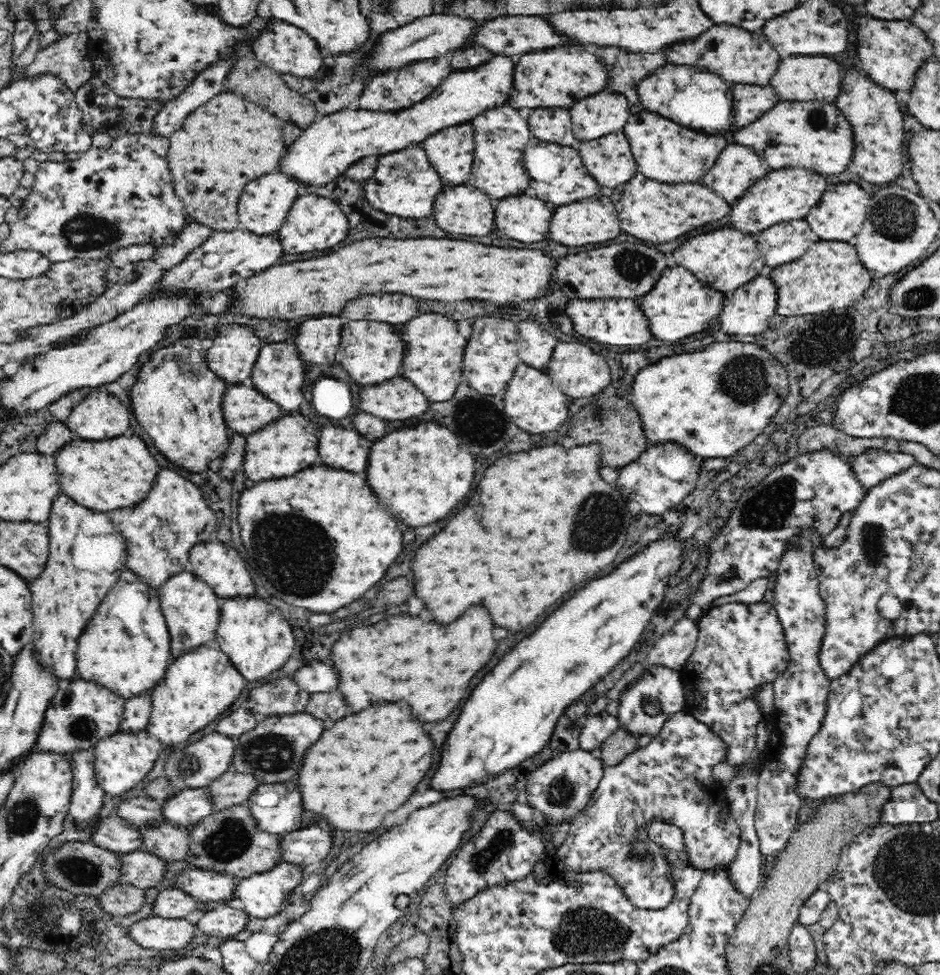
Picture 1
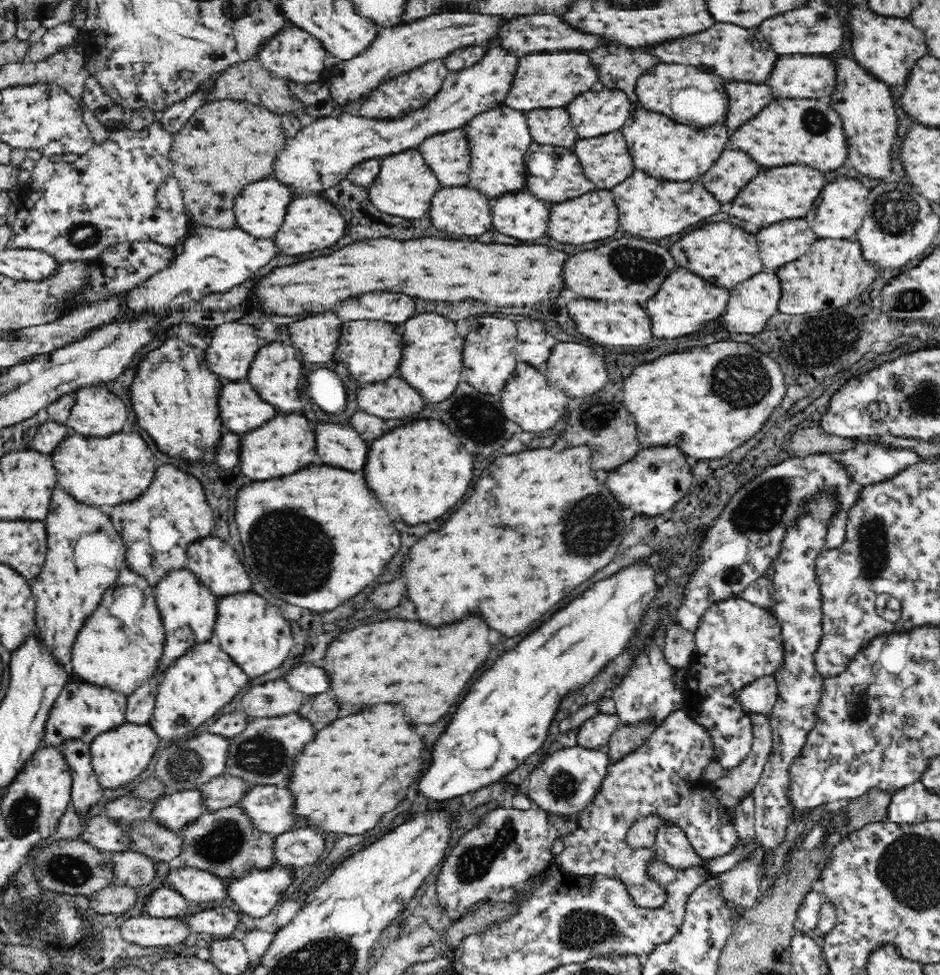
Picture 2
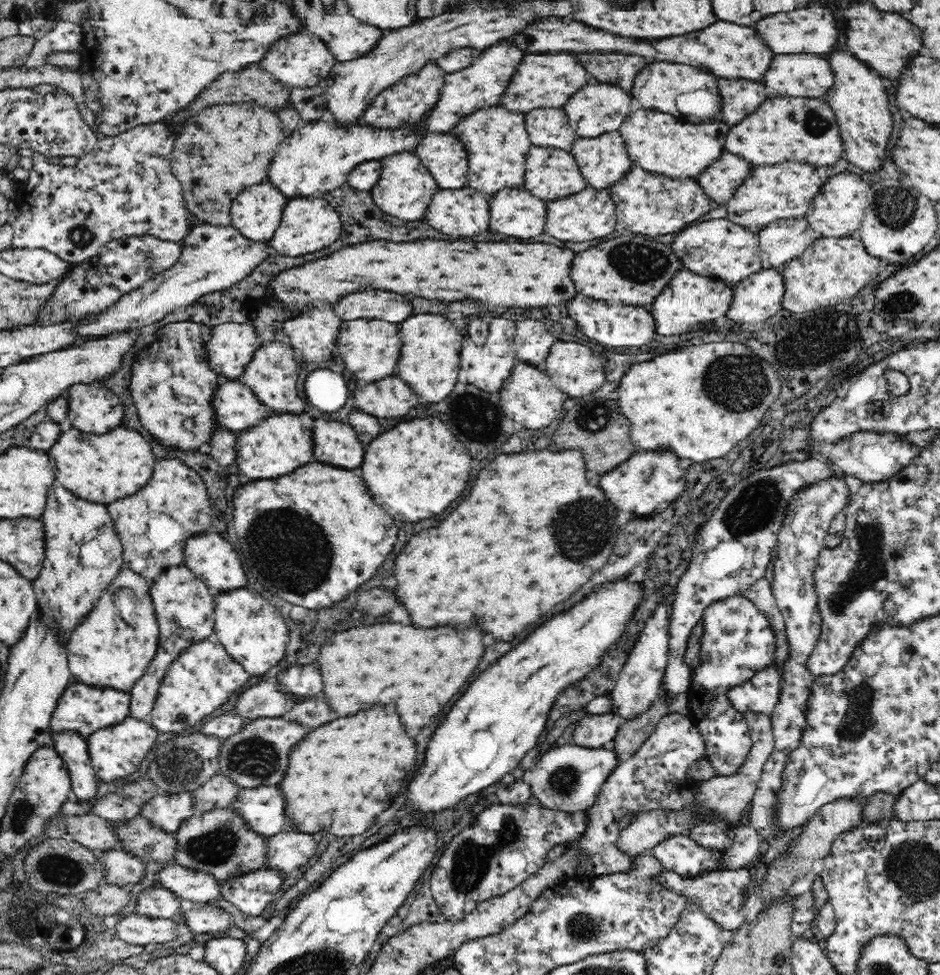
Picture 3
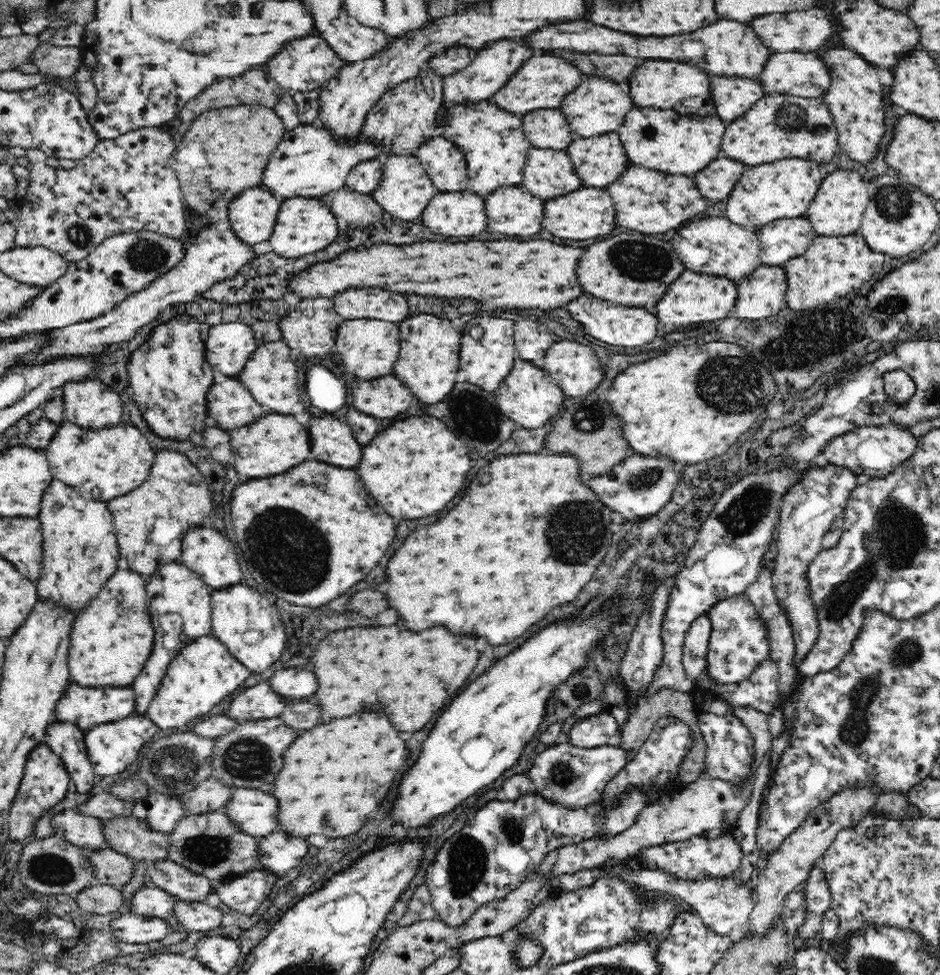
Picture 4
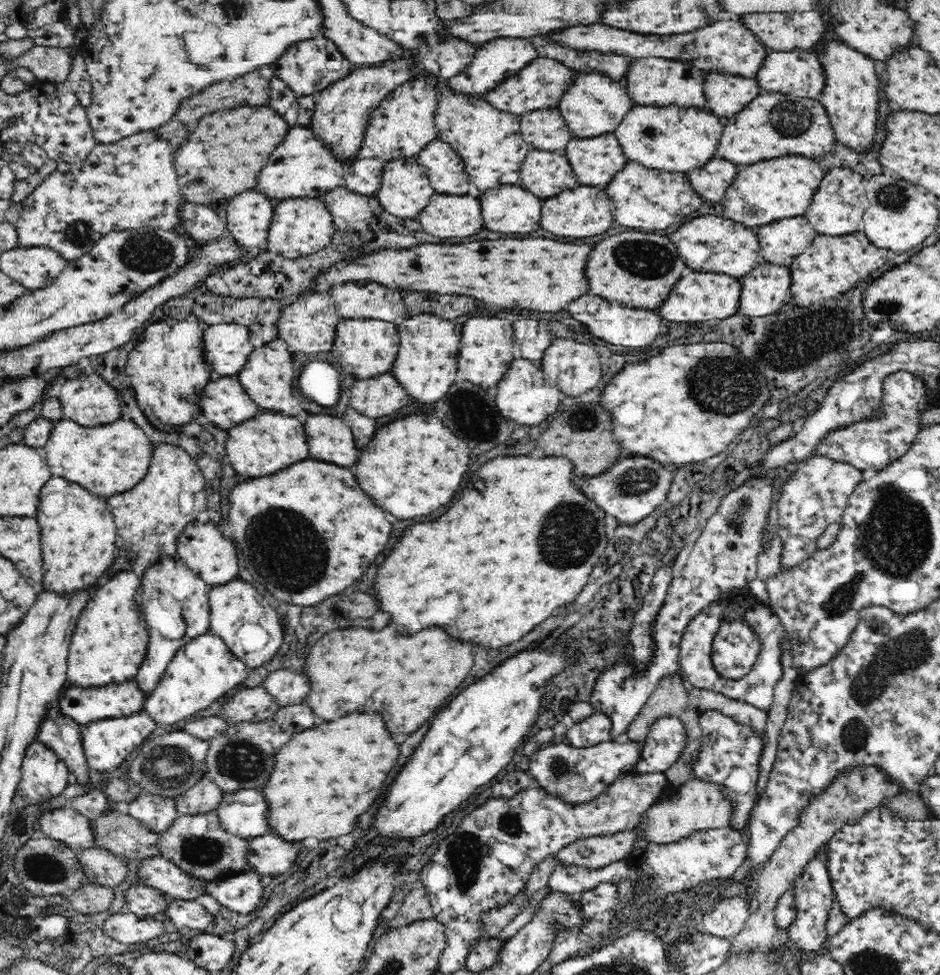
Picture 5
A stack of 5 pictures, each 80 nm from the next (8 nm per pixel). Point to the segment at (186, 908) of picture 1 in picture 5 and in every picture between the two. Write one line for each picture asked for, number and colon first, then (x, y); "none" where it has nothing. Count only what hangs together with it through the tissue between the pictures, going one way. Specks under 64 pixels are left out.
2: (164, 902)
3: (153, 901)
4: (148, 901)
5: (144, 901)

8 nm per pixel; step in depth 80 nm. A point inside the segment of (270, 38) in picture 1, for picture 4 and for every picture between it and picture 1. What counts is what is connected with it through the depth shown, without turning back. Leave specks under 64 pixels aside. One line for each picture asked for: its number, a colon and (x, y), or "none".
2: (296, 56)
3: (299, 62)
4: (308, 63)

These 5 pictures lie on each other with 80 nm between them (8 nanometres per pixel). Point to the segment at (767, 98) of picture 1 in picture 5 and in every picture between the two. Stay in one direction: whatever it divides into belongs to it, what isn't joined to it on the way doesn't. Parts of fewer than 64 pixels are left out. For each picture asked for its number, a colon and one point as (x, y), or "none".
2: (745, 100)
3: (738, 97)
4: (731, 96)
5: (726, 93)

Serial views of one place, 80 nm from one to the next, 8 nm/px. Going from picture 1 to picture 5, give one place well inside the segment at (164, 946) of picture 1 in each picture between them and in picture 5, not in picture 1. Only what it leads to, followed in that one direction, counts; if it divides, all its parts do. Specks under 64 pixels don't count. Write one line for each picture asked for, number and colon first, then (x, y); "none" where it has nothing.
2: (143, 931)
3: (136, 930)
4: (130, 927)
5: (124, 926)

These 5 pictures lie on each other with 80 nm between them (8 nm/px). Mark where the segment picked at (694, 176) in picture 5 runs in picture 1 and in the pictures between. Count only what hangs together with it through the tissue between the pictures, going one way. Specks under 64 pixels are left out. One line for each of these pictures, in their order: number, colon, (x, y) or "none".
1: (738, 167)
2: (731, 171)
3: (719, 181)
4: (716, 180)

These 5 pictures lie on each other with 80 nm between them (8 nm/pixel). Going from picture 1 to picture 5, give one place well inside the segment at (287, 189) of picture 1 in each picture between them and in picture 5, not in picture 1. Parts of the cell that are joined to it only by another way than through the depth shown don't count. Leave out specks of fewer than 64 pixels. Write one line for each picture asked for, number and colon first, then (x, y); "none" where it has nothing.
2: (259, 209)
3: (255, 212)
4: (251, 213)
5: (248, 215)

